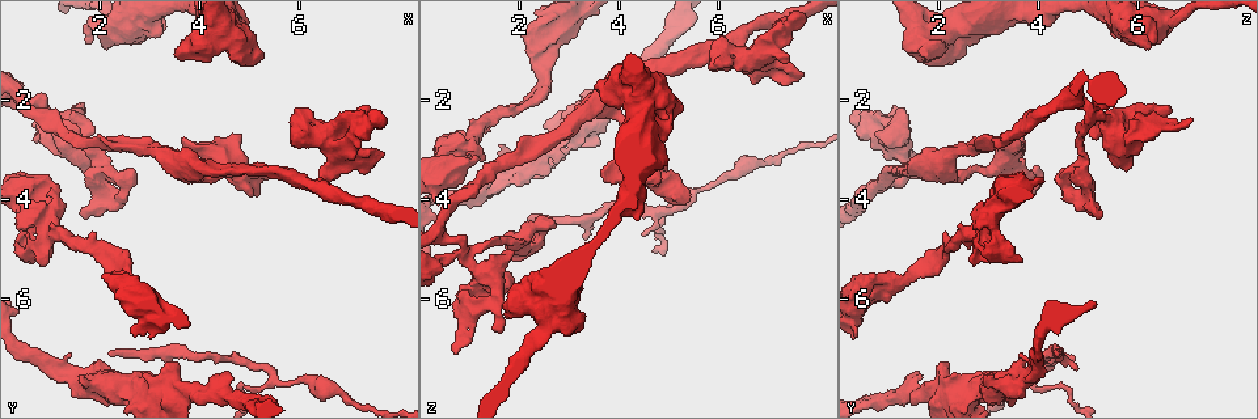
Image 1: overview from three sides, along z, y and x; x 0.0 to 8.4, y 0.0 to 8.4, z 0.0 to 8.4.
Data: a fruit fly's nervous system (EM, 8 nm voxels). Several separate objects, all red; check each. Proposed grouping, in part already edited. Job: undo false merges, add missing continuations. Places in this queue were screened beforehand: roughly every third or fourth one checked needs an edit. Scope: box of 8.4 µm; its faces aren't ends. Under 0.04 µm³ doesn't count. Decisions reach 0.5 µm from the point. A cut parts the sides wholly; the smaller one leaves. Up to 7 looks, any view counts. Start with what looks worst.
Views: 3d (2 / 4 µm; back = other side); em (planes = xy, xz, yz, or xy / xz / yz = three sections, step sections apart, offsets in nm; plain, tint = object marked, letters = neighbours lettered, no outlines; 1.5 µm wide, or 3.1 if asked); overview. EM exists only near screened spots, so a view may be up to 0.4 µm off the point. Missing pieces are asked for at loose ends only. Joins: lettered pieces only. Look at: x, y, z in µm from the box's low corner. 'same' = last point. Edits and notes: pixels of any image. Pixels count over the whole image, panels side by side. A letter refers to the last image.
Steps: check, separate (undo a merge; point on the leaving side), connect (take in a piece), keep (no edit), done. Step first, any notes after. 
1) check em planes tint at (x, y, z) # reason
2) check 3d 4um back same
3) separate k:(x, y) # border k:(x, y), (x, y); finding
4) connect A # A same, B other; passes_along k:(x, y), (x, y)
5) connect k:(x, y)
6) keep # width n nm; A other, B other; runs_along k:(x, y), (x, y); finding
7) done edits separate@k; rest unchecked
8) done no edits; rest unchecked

check 3d 4um at (2.15, 7.15, 4.35) # thin end

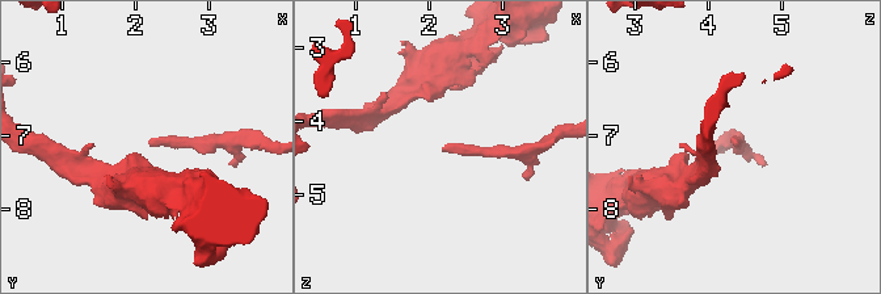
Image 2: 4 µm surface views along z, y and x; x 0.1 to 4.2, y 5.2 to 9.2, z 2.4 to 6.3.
check em xz step 8 letters at (2.20, 7.15, 4.35)

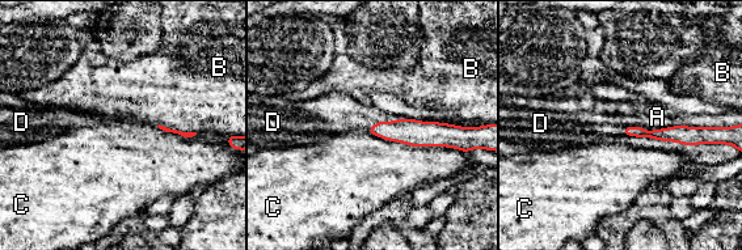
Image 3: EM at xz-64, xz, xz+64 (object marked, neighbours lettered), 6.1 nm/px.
check em planes letters same # cut it another way

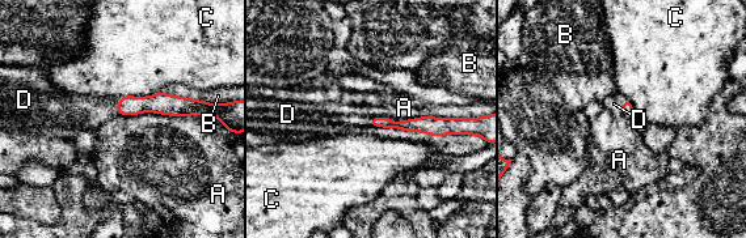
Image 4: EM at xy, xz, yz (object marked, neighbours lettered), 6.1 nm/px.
connect D # A other, B other, C other, D same; passes_along 4:(129, 105), (117, 106), (78, 113); the neuron continues

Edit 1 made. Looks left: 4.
check 3d 4um back at (0.75, 5.30, 2.65) # branch stops here

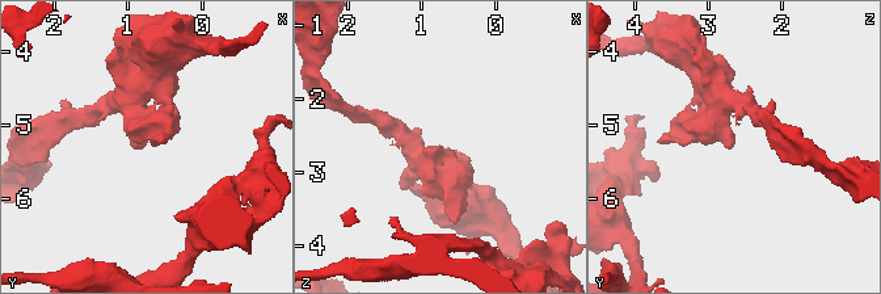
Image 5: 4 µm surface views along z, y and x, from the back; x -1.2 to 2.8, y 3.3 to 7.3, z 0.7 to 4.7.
check em planes letters at (0.80, 5.30, 2.65)

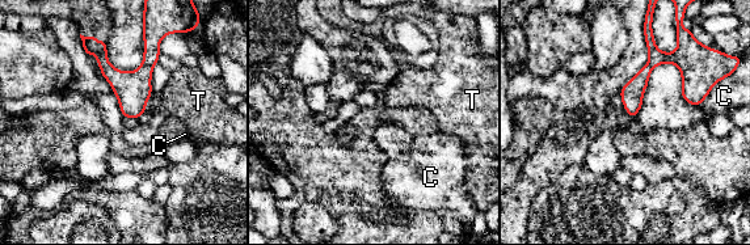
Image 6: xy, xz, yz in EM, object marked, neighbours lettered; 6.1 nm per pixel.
keep # C other, T other; border 6:(146, 112), (137, 118); none of them fits

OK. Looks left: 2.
check em planes tint at (6.85, 3.10, 1.25) # four arms meet

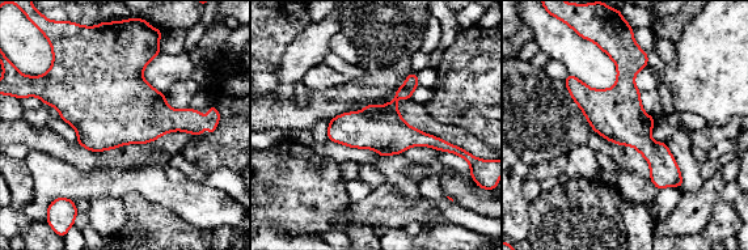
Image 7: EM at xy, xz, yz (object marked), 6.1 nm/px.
check em planes letters same # see the neighbours

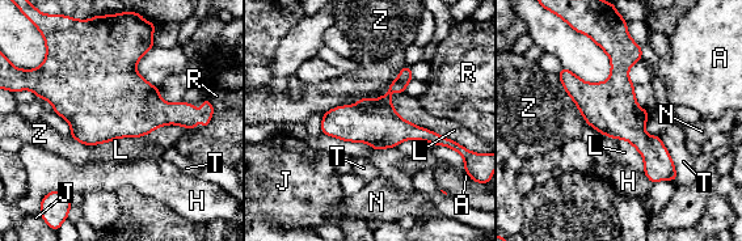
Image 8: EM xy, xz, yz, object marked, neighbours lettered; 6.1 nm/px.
keep # width 280 nm; A other, H other, J other, L other, N other, R other, T other, Z other; runs_along 8:(615, 41), (619, 114), (673, 176); all the same neuron

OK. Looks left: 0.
done edits connect@4; rest unchecked

